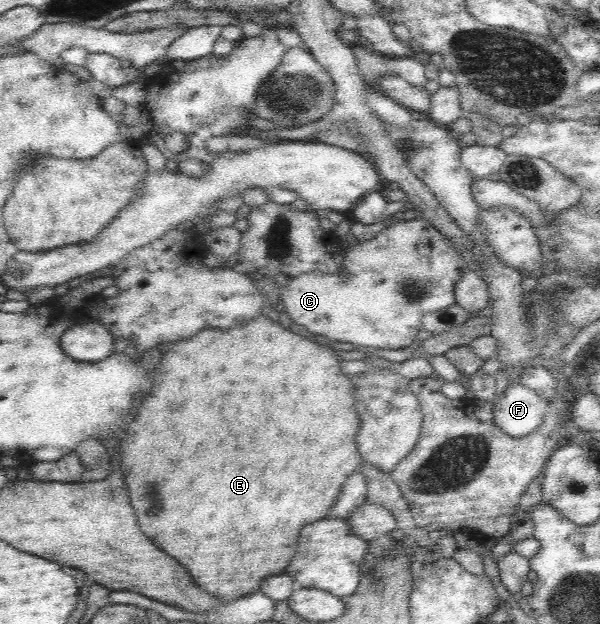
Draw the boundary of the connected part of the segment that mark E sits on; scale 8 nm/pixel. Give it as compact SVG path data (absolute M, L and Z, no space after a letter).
M263 314L247 323L228 330L205 328L192 339L178 341L166 351L156 369L156 381L151 390L140 399L136 415L131 417L120 447L120 468L124 472L126 489L130 491L130 501L136 511L142 531L168 555L180 561L196 585L216 597L246 595L260 587L262 579L282 573L292 561L300 529L306 523L314 523L322 517L329 517L333 503L336 503L348 475L359 469L362 463L360 452L356 449L356 433L361 421L355 408L354 378L342 372L342 360L330 347L316 343L316 340L294 334L287 321L272 321Z

